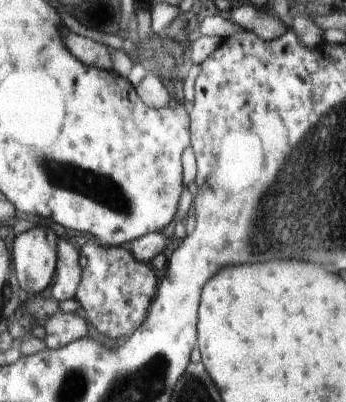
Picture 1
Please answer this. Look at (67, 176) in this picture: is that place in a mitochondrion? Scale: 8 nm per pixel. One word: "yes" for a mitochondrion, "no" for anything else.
yes

